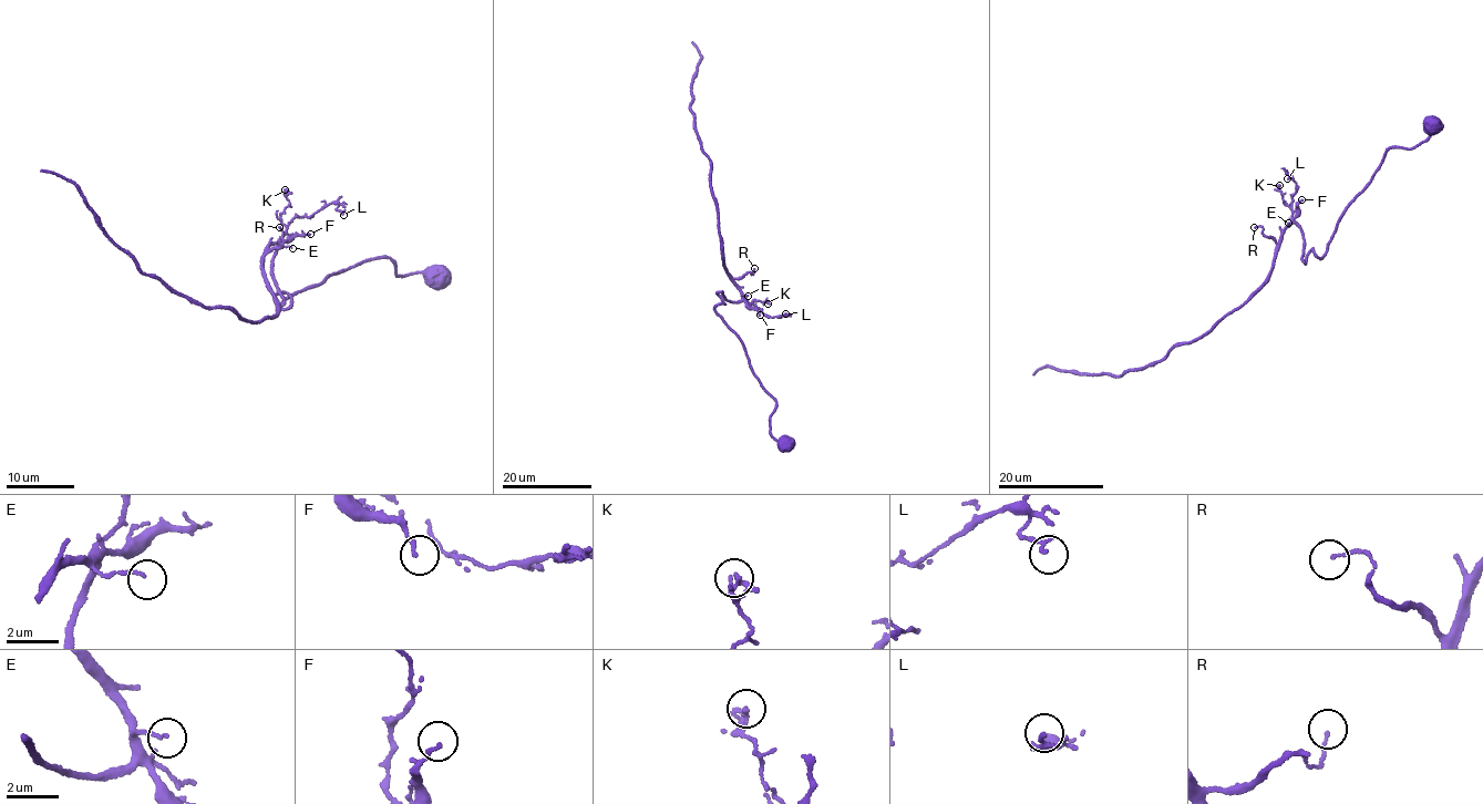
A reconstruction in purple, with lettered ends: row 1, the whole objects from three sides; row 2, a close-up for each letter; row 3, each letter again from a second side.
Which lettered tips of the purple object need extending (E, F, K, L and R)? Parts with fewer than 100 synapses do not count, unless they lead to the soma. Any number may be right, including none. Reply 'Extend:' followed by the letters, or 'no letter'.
Extend: no letter

